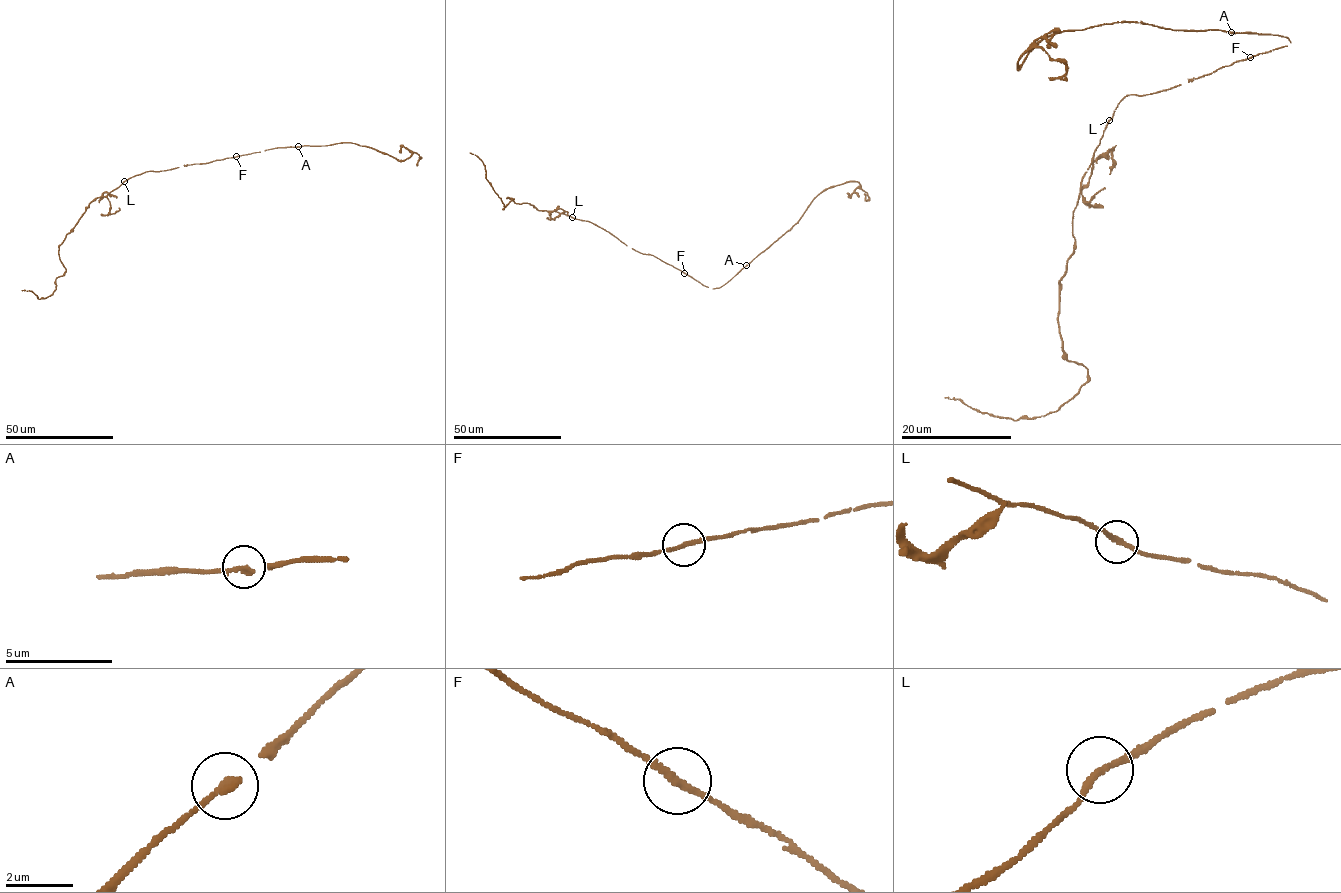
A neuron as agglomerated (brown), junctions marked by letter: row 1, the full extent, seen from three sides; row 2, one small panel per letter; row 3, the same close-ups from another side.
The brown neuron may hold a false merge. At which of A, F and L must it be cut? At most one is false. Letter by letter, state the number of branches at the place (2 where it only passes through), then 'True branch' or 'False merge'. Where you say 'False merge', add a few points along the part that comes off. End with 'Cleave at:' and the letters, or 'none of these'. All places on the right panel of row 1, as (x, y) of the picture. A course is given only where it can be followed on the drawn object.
A: Branches: 2. True branch
F: Branches: 2. True branch
L: Branches: 2. True branch
Cleave at: none of these

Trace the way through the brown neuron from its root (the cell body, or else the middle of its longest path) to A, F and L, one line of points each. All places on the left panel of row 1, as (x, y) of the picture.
A: (195, 163), (298, 146)
F: (195, 163), (236, 156)
L: (195, 163), (146, 171), (124, 181)

